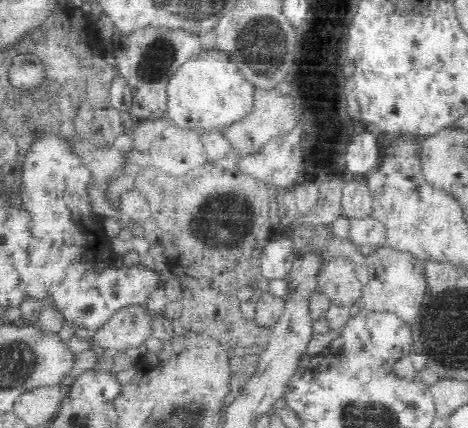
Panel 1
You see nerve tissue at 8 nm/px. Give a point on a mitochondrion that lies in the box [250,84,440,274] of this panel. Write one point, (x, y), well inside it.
(398, 161)

